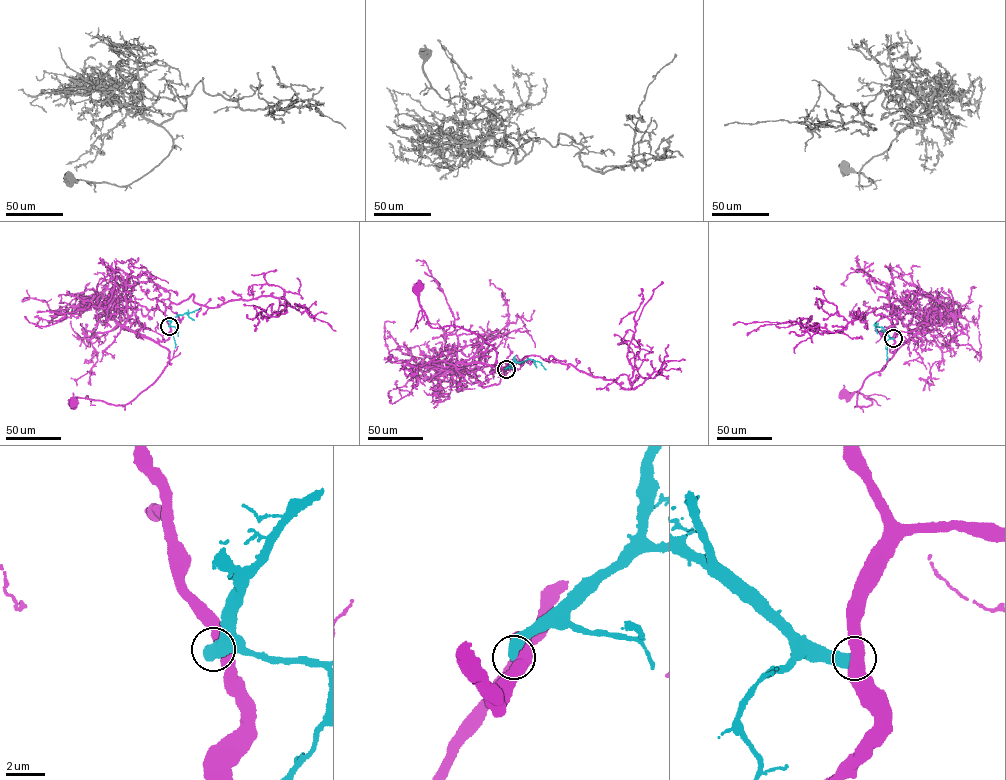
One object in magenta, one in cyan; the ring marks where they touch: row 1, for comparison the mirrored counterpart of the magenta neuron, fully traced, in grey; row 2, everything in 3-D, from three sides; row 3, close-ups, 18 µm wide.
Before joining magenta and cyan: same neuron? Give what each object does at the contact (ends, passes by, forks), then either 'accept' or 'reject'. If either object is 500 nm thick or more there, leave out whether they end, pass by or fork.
reject

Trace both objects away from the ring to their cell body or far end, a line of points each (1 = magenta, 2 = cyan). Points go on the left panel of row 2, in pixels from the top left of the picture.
1: (169, 326), (169, 338), (158, 341), (168, 350), (169, 361), (152, 384), (124, 405), (78, 397), (74, 403)
2: (169, 326), (177, 315), (200, 308)

